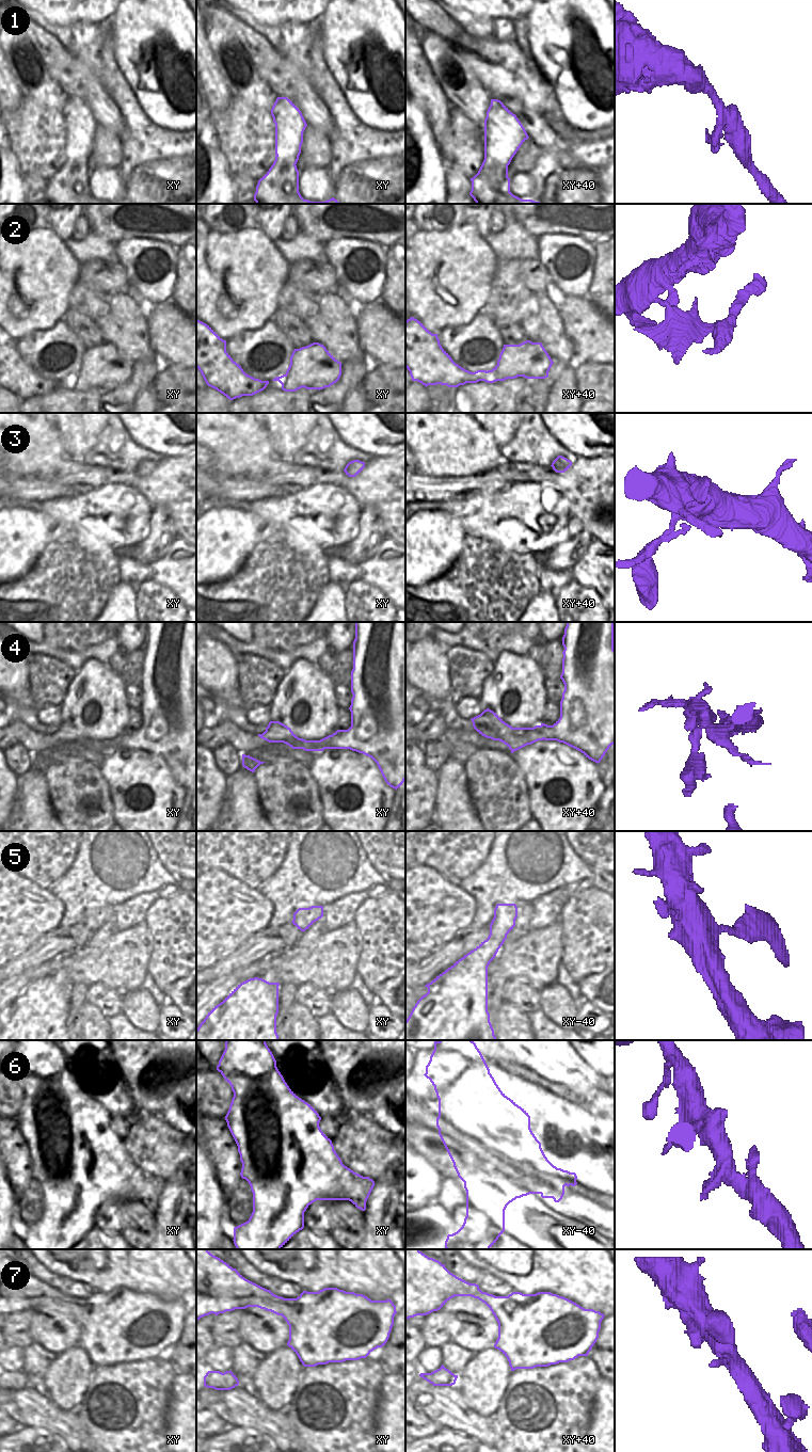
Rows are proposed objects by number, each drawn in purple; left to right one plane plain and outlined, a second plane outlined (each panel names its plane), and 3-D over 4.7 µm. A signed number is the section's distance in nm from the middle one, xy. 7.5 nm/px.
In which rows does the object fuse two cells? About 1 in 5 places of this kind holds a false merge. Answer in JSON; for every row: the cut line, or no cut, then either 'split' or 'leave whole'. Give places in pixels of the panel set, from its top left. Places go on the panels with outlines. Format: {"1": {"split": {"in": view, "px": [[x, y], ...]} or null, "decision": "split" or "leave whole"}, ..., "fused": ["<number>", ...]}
{"1": {"split": {"in": "xy+40", "px": [[484, 156], [495, 158], [507, 165]]}, "decision": "split"}, "2": {"split": {"in": "xy+40", "px": [[488, 370], [492, 371], [497, 380]]}, "decision": "split"}, "3": {"split": null, "decision": "leave whole"}, "4": {"split": {"in": "xy", "px": [[332, 734], [333, 736], [325, 742], [324, 748]]}, "decision": "split"}, "5": {"split": null, "decision": "leave whole"}, "6": {"split": {"in": "xy", "px": [[341, 1162], [341, 1173], [328, 1184], [331, 1199]]}, "decision": "split"}, "7": {"split": null, "decision": "leave whole"}, "fused": ["1", "2", "4", "6"]}

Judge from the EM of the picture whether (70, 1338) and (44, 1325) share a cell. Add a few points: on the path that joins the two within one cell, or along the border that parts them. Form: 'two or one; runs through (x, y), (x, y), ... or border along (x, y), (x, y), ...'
one; runs through (64, 1334), (50, 1328)

